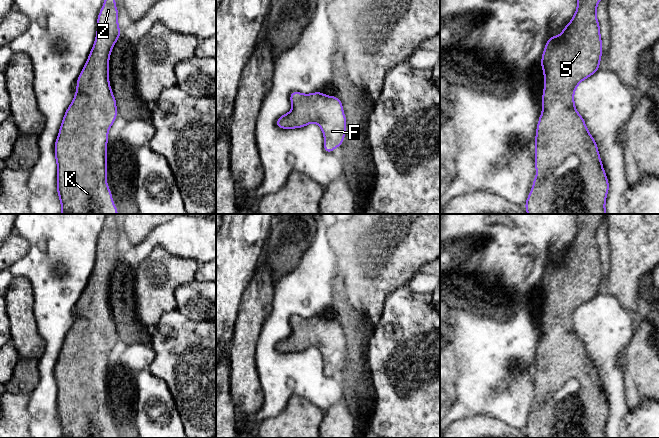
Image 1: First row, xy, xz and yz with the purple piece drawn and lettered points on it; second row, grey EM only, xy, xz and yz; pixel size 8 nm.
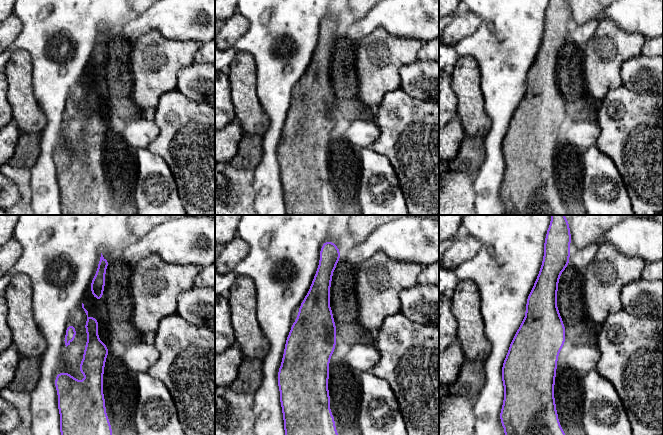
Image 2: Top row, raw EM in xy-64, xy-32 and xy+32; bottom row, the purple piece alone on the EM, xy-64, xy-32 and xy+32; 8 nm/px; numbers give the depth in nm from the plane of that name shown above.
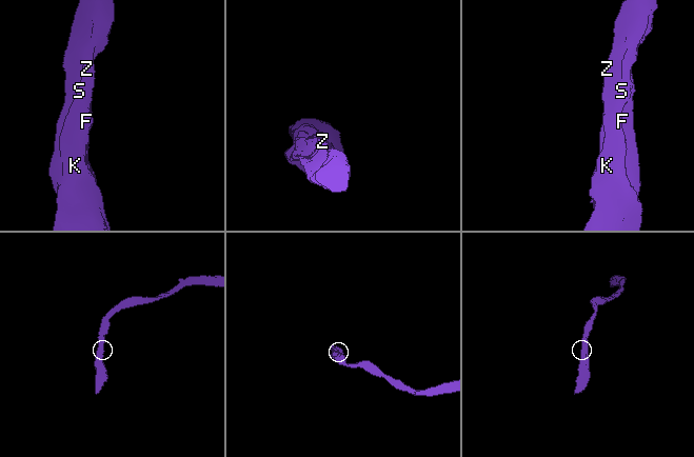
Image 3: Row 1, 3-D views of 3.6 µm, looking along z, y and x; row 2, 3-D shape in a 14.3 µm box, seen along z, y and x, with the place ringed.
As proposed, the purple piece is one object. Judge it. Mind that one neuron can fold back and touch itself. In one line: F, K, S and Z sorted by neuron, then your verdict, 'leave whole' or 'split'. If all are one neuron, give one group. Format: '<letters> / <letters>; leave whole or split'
F K S Z; leave whole

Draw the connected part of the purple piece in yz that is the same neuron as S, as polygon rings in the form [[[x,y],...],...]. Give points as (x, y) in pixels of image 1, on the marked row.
[[[577,0],[577,10],[572,20],[559,36],[548,39],[541,59],[544,72],[542,114],[539,117],[535,137],[536,177],[527,197],[525,209],[528,214],[606,214],[605,202],[609,183],[603,169],[597,143],[588,132],[583,117],[574,104],[574,92],[579,83],[599,70],[602,57],[602,40],[596,9],[600,0]]]

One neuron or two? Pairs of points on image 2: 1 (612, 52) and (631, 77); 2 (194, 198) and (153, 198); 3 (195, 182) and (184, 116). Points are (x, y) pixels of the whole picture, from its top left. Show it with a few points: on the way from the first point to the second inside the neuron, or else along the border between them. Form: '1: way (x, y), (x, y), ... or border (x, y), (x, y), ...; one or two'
1: border (641, 53), (628, 58), (622, 64), (621, 84); two
2: border (173, 176), (178, 196), (183, 204); two
3: way (195, 166), (195, 138), (191, 132); one

